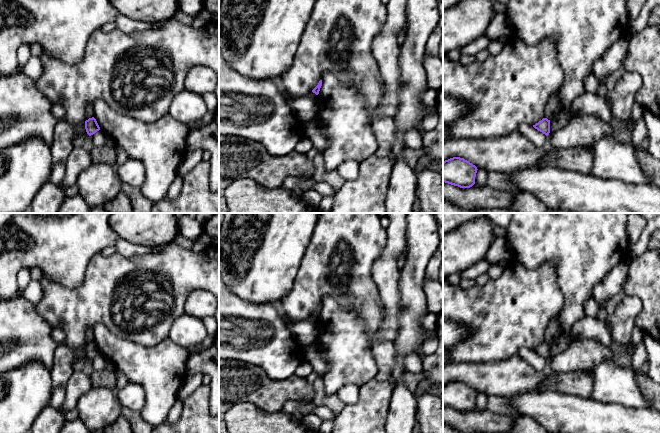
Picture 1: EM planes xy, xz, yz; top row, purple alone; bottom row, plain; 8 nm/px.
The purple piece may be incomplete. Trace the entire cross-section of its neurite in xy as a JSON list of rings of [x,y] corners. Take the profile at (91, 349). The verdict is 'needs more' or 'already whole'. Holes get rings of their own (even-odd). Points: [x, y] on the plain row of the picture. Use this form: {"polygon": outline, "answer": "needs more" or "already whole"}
{"polygon": [[[94,341],[89,342],[85,345],[85,353],[89,360],[95,358],[97,355],[100,354],[100,351]]], "answer": "already whole"}

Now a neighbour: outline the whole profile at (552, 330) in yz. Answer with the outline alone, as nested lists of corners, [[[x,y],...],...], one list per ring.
[[[560,314],[554,316],[549,322],[545,331],[545,342],[551,344],[554,338],[560,334],[559,324],[560,324]]]

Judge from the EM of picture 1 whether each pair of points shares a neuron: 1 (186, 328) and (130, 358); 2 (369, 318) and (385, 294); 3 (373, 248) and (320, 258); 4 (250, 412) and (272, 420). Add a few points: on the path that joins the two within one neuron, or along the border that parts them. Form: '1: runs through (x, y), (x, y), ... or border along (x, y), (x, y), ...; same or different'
1: border along (168, 337), (187, 349); different
2: border along (372, 280), (383, 308), (380, 326); different
3: runs through (359, 240), (348, 239), (342, 236), (334, 244); same
4: runs through (255, 417), (258, 420), (267, 420); same

